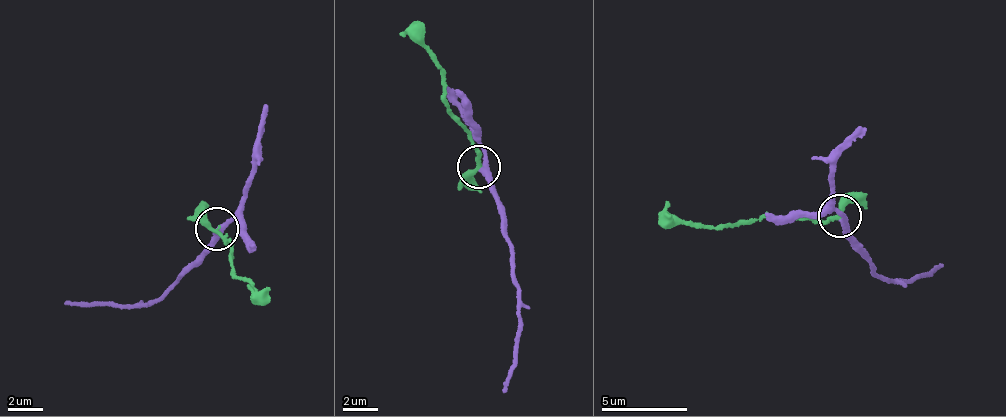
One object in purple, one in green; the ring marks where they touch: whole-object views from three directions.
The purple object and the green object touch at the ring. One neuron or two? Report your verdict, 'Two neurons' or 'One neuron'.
Two neurons

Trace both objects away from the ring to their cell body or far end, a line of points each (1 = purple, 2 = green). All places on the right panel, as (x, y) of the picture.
1: (842, 215), (842, 230), (858, 252), (882, 277), (934, 273), (939, 265)
2: (840, 214), (802, 220), (744, 219), (712, 230), (658, 214)

